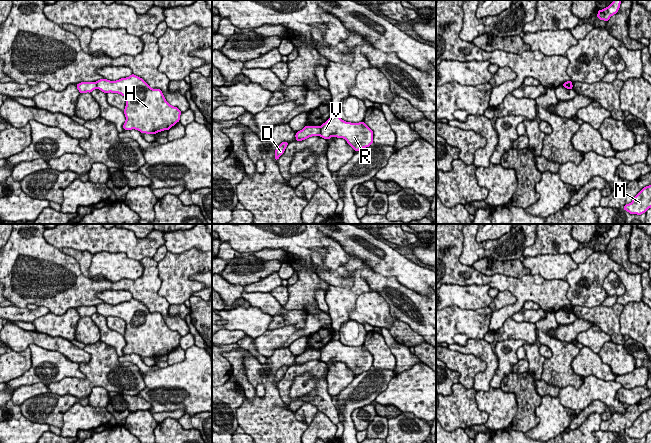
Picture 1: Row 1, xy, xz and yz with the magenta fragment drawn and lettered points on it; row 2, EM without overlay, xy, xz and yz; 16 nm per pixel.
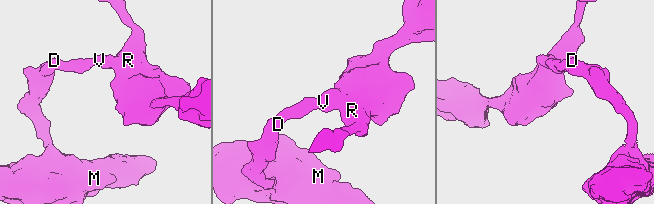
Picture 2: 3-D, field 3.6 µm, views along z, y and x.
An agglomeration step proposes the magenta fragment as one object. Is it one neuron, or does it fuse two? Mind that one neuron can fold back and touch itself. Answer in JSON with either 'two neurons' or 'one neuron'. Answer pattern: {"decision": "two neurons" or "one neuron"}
{"decision": "two neurons"}

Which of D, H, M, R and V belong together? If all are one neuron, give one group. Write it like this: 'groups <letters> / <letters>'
groups D M / H R V

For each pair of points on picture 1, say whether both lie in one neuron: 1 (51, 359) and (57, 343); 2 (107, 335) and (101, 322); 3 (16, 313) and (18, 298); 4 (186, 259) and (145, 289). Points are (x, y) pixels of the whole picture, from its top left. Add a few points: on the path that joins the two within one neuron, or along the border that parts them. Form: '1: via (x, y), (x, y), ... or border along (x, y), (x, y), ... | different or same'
1: border along (31, 344), (57, 350), (74, 363) | different
2: via (105, 332), (102, 325) | same
3: border along (14, 305), (26, 308) | different
4: border along (157, 262), (161, 281), (158, 294), (167, 300) | different

